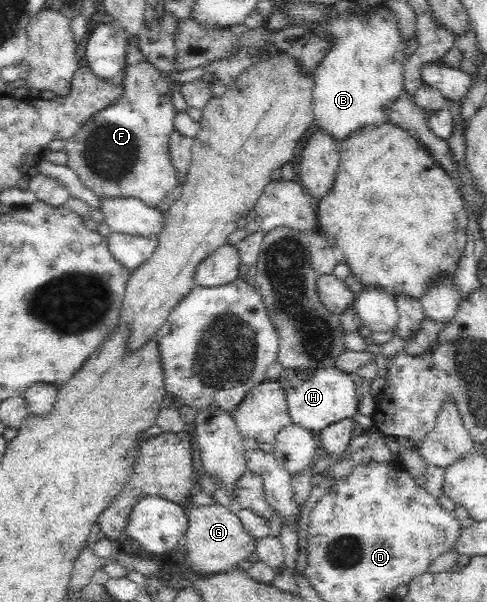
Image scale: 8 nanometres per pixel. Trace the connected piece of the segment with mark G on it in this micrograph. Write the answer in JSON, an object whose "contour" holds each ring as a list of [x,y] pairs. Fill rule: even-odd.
{"contour":[[[217,501],[214,504],[187,508],[188,526],[186,537],[186,562],[198,573],[219,573],[235,568],[242,560],[255,552],[256,538],[250,537],[238,519],[235,508],[226,508]]]}

